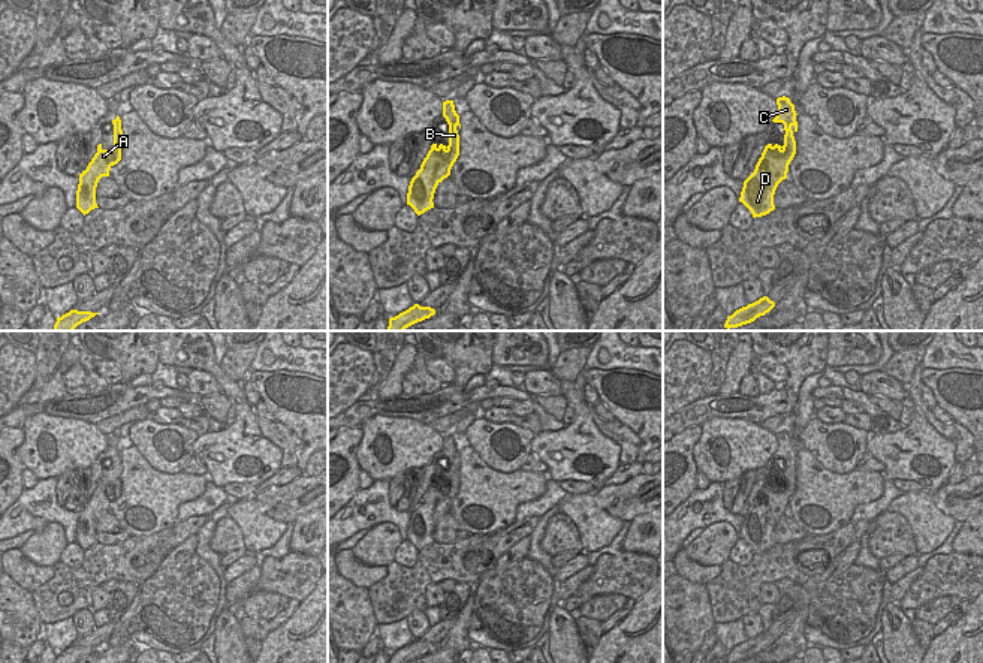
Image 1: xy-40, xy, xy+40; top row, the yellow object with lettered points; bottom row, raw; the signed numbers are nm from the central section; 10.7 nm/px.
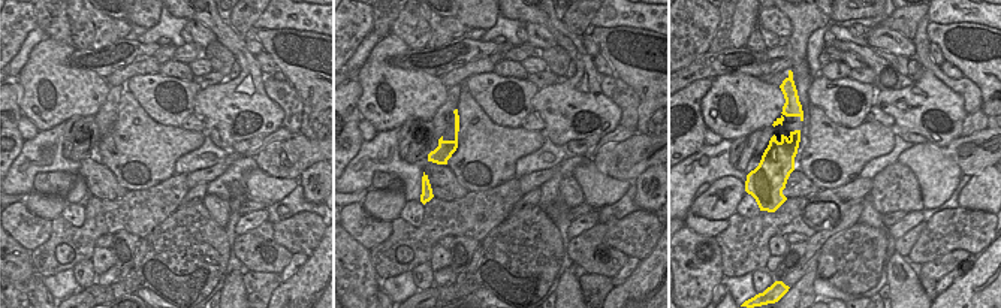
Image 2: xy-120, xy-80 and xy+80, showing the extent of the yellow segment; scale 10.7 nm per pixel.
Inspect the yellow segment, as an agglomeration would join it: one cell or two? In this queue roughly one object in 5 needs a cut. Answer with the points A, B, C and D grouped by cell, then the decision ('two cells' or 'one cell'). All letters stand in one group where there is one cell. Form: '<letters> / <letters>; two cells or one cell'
A B C D; one cell

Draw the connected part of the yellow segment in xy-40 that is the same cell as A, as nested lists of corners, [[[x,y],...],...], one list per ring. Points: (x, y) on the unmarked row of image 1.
[[[117,450],[114,459],[114,483],[103,485],[97,480],[97,488],[88,498],[87,504],[79,509],[79,519],[76,525],[76,543],[85,551],[91,545],[99,543],[96,539],[96,522],[102,512],[109,512],[109,506],[121,495],[121,455]]]

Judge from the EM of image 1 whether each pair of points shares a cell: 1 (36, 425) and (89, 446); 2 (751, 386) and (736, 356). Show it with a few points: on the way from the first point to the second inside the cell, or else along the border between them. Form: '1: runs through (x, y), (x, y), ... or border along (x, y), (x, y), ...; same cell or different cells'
1: runs through (50, 422), (71, 443), (75, 443); same cell
2: border along (748, 371), (742, 377), (738, 391); different cells

